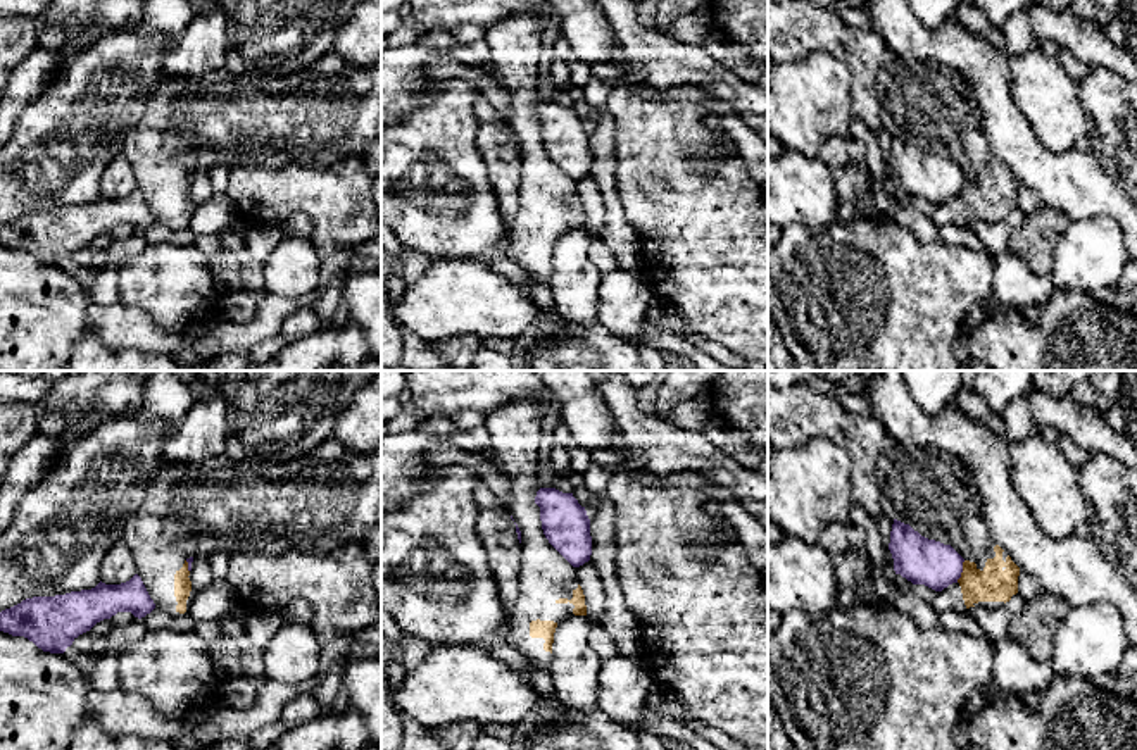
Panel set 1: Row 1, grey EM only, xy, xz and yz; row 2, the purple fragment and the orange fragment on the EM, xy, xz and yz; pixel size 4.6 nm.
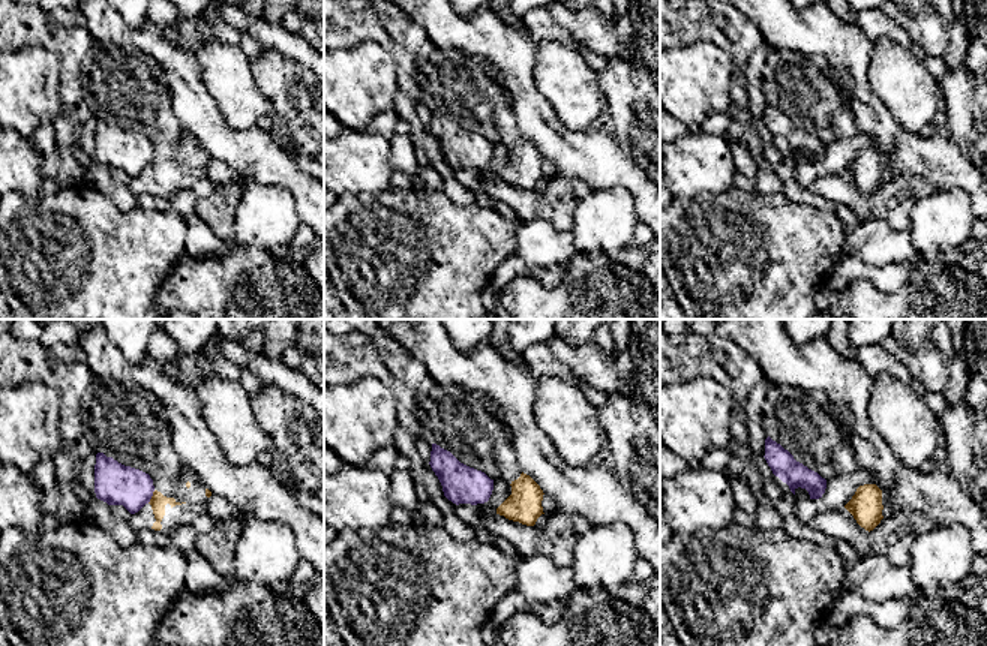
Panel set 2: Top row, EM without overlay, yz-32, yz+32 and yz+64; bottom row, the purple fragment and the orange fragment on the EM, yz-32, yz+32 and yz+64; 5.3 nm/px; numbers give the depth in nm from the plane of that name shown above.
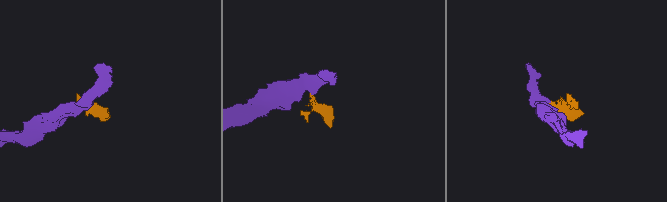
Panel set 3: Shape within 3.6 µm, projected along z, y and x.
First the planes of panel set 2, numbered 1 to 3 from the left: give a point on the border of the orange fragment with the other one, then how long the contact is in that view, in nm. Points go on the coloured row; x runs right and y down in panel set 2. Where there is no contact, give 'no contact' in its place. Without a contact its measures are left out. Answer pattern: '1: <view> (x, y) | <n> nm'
1: yz-32 (152, 495) | 80 nm
2: no contact
3: no contact

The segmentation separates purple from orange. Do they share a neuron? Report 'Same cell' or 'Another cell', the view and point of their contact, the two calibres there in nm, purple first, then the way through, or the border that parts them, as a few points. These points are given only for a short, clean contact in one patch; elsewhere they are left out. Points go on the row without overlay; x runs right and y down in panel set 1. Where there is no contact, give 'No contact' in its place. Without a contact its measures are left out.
Another cell. Touches purple at yz (961, 185). Thickness 220 nm (purple) against 160 nm. Boundary: yz (965, 174), (961, 190), (956, 195)

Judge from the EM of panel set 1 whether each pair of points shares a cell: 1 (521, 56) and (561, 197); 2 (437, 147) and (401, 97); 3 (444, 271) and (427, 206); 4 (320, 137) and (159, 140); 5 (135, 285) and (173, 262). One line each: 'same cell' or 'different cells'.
1: same cell
2: different cells
3: different cells
4: same cell
5: same cell

